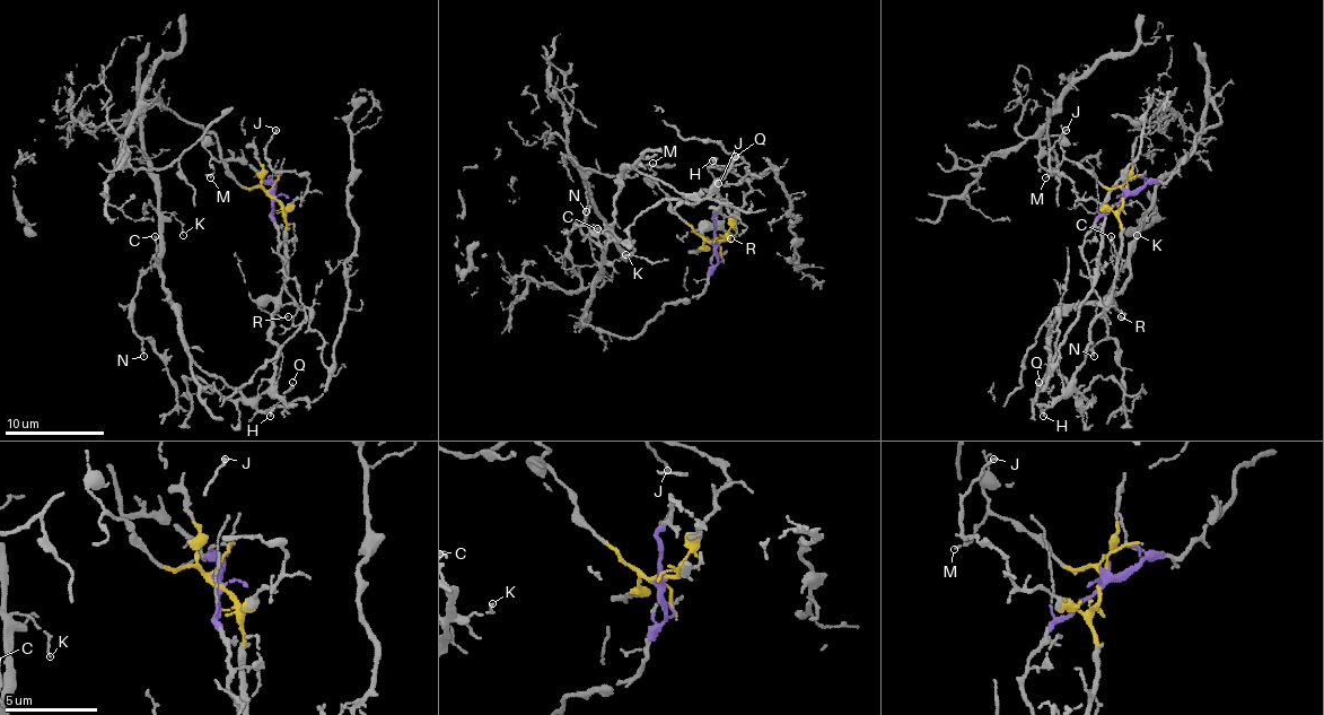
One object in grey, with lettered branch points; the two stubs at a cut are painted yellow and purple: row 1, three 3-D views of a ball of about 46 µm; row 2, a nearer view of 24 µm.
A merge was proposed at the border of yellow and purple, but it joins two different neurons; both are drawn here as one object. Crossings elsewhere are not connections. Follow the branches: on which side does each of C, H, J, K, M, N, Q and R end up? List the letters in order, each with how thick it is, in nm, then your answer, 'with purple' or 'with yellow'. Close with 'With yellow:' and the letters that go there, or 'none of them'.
C: 140 nm thick; with purple
H: 200 nm thick; with yellow
J: 150 nm thick; with yellow
K: 100 nm thick; with purple
M: 130 nm thick; with yellow
N: 180 nm thick; with purple
Q: 110 nm thick; with yellow
R: 130 nm thick; with yellow
With yellow: H, J, M, Q, R

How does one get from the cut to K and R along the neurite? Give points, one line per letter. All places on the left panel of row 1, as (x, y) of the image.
K: (272, 193), (254, 168), (225, 158), (217, 139), (150, 102), (142, 158), (158, 206), (183, 235)
R: (272, 195), (283, 214), (287, 278), (279, 293), (262, 305), (272, 315), (289, 317)

